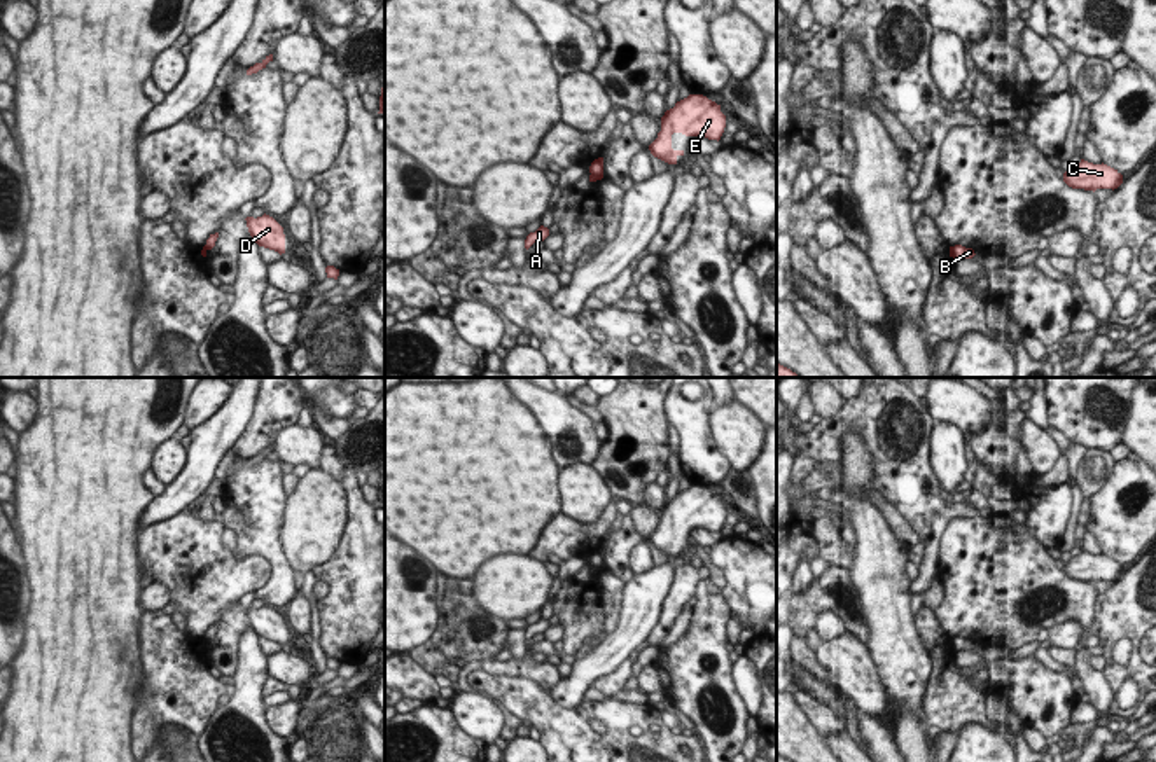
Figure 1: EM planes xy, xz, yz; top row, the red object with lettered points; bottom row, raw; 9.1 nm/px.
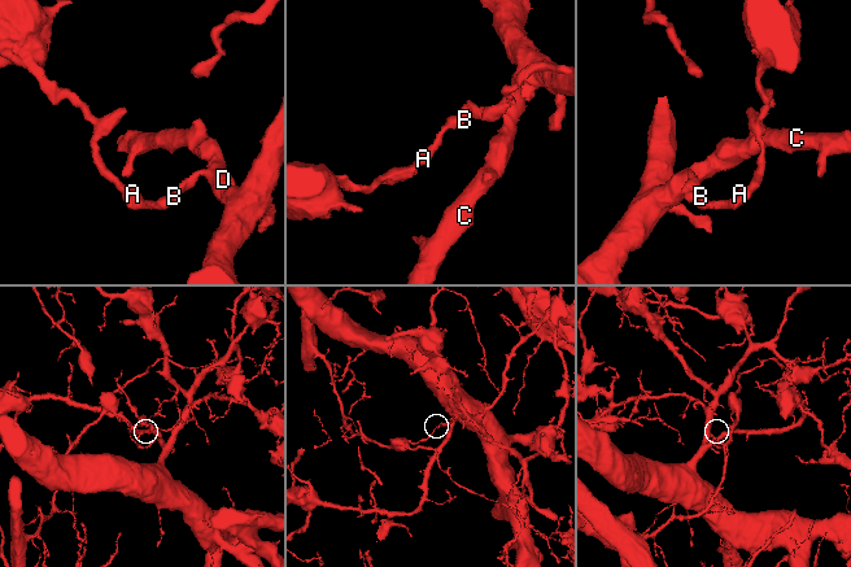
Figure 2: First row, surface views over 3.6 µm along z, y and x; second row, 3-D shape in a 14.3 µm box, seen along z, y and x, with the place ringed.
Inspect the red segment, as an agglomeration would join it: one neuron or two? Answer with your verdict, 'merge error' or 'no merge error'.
merge error

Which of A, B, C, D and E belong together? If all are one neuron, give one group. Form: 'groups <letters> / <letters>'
groups A B / C D E

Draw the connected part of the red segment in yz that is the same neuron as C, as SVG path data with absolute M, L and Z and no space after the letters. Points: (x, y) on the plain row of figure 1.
M1081 551L1063 565L1063 573L1072 580L1097 582L1097 580L1118 580L1123 575L1123 566L1107 558L1093 556Z

